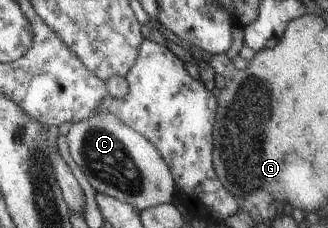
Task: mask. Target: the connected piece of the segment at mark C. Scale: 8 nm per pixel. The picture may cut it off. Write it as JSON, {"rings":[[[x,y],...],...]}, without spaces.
{"rings":[[[97,113],[71,123],[65,138],[69,156],[96,192],[130,204],[138,211],[169,203],[177,193],[169,167],[159,151],[135,129],[114,117],[114,114]]]}

